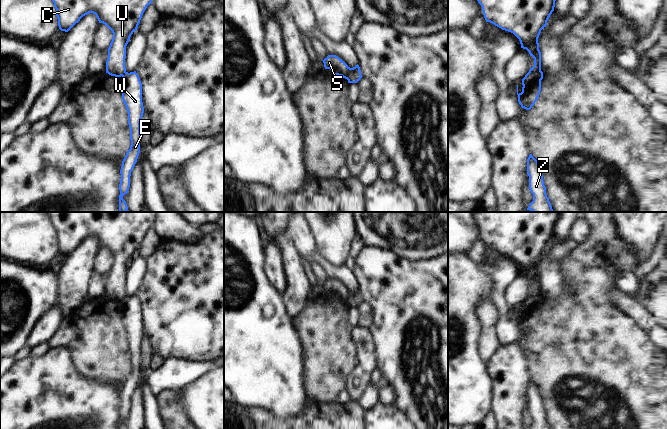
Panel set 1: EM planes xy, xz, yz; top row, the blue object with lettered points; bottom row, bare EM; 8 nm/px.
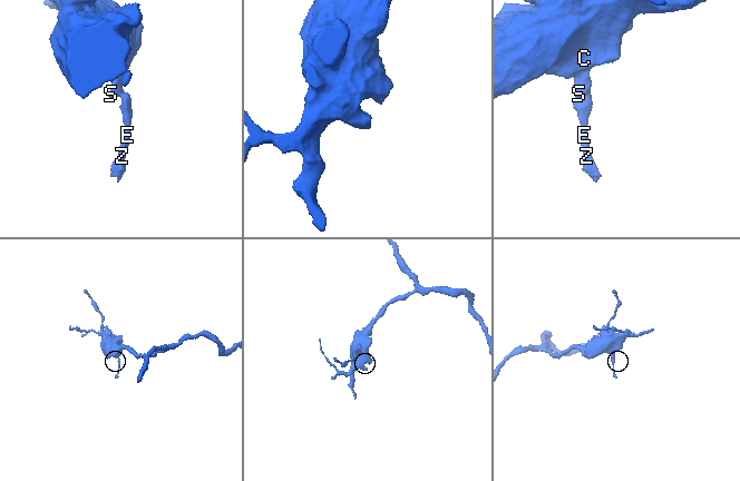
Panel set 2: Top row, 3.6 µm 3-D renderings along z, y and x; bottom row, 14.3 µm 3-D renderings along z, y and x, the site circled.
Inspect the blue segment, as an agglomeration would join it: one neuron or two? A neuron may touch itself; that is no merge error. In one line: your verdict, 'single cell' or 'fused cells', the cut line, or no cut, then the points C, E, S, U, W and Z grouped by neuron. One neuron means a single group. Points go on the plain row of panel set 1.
fused cells; cut in yz along (540, 293), (528, 297); C S U / E W Z

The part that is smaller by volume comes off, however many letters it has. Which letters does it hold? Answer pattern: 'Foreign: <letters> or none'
Foreign: E, W, Z

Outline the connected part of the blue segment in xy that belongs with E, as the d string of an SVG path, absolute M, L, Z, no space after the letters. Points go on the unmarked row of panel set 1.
M136 295L130 297L126 296L122 301L124 303L122 324L128 336L131 370L122 385L120 394L119 429L127 429L123 420L128 417L131 395L140 377L140 365L142 362L140 358L140 346L144 337L144 331L142 326L142 307Z

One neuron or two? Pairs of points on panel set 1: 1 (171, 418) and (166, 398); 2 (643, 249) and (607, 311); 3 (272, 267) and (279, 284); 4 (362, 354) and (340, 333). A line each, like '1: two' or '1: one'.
1: one
2: two
3: one
4: two

